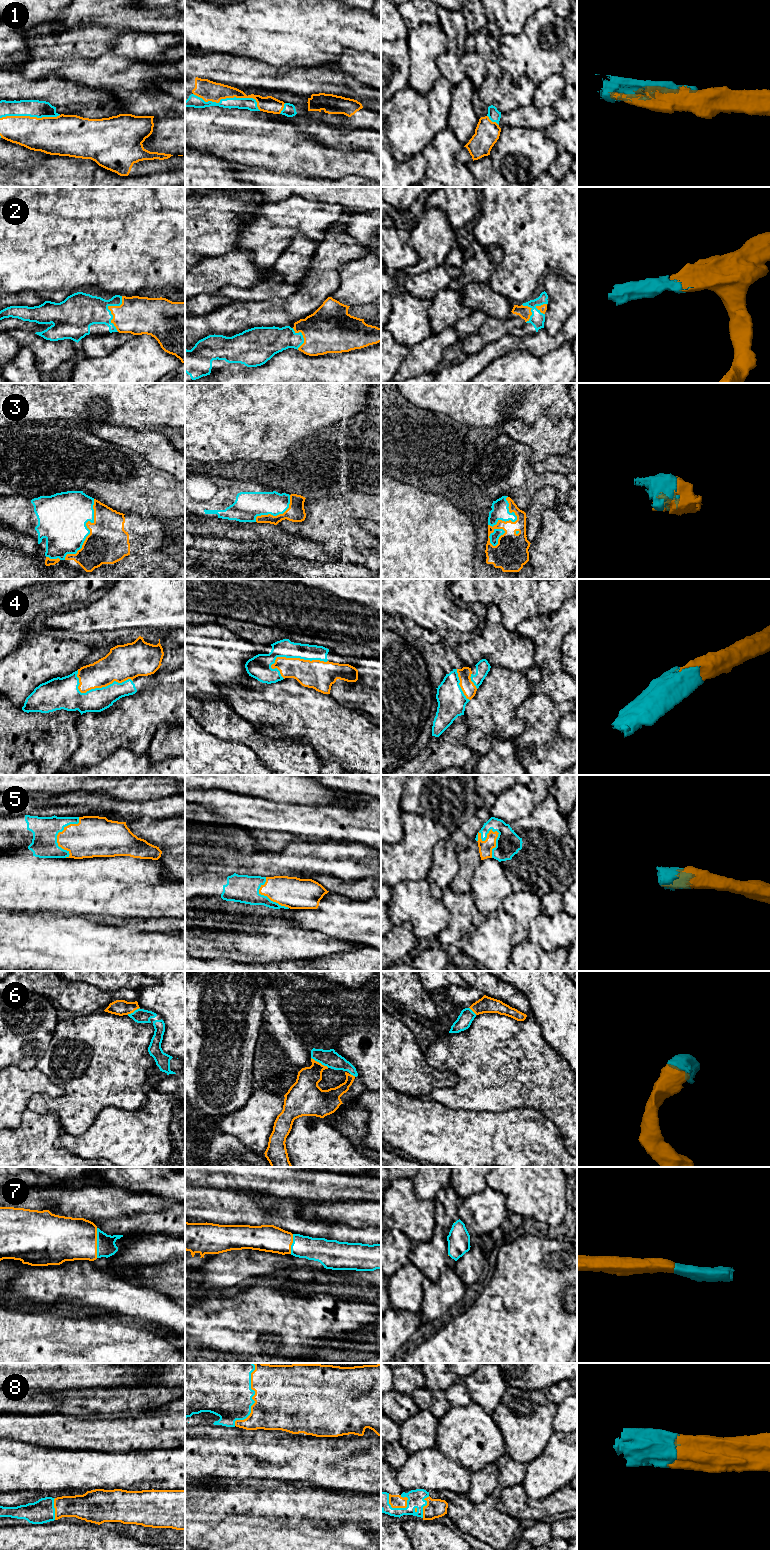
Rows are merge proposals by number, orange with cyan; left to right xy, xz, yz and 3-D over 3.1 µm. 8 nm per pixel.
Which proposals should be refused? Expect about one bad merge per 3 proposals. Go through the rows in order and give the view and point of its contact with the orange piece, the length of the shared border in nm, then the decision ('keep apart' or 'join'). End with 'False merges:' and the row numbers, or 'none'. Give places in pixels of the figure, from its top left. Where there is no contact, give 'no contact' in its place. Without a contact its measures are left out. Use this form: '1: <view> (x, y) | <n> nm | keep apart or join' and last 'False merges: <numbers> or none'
1: xz (229, 97) | 550 nm | join
2: xy (108, 308) | 300 nm | join
3: xy (89, 529) | 550 nm | join
4: xz (297, 658) | 460 nm | join
5: yz (495, 841) | 240 nm | join
6: xz (320, 1063) | 170 nm | join
7: xy (96, 1243) | 240 nm | join
8: xz (252, 1398) | 550 nm | join
False merges: none

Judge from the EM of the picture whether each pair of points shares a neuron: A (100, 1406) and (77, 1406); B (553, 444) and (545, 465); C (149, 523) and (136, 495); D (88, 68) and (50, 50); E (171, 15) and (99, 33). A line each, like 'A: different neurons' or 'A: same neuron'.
A: same neuron
B: different neurons
C: different neurons
D: different neurons
E: different neurons

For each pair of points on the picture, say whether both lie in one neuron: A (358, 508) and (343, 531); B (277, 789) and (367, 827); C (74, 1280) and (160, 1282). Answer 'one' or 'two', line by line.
A: one
B: two
C: two

